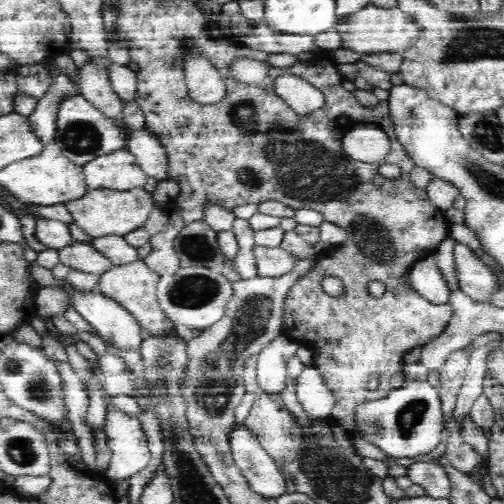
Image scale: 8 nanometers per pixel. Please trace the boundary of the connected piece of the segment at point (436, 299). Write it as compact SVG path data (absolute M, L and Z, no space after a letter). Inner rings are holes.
M429 254L418 261L410 276L411 287L425 299L436 304L448 303L451 289L440 273L434 254Z

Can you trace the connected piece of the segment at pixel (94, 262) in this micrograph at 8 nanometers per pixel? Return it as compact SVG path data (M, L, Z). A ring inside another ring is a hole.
M75 241L70 246L59 248L59 262L70 266L71 269L79 271L89 271L91 274L104 274L114 266L104 254L94 250L90 243L80 243Z

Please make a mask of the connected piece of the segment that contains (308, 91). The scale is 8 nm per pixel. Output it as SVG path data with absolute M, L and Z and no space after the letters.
M282 74L274 80L276 94L297 114L306 115L324 106L324 93L309 82L293 74Z

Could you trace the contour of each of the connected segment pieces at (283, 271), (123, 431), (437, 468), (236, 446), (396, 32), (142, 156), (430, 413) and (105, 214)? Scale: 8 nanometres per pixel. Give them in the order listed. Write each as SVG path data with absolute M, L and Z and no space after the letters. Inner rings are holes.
M254 246L253 258L256 259L257 276L276 277L288 274L294 268L298 255L282 247Z
M107 396L106 424L104 433L112 451L109 467L102 475L112 484L130 479L150 462L148 439L137 416L118 411L112 405L112 396Z
M418 461L407 466L408 478L435 499L446 499L451 492L451 480L438 461Z
M234 423L229 432L229 445L235 463L256 494L275 500L287 492L286 479L277 464L244 423Z
M371 2L358 12L338 19L334 28L341 34L341 46L360 54L398 53L412 46L419 35L415 22L398 7L384 10Z
M148 129L131 131L127 150L136 157L138 166L148 177L165 181L168 178L168 156L158 135Z
M407 381L384 398L368 398L357 404L354 417L361 437L396 459L432 452L446 430L439 392L428 381Z
M142 187L126 191L89 190L82 198L66 202L65 206L72 214L73 222L78 225L78 228L93 238L107 234L124 235L132 230L140 229L151 217L151 211L155 208L152 195Z

